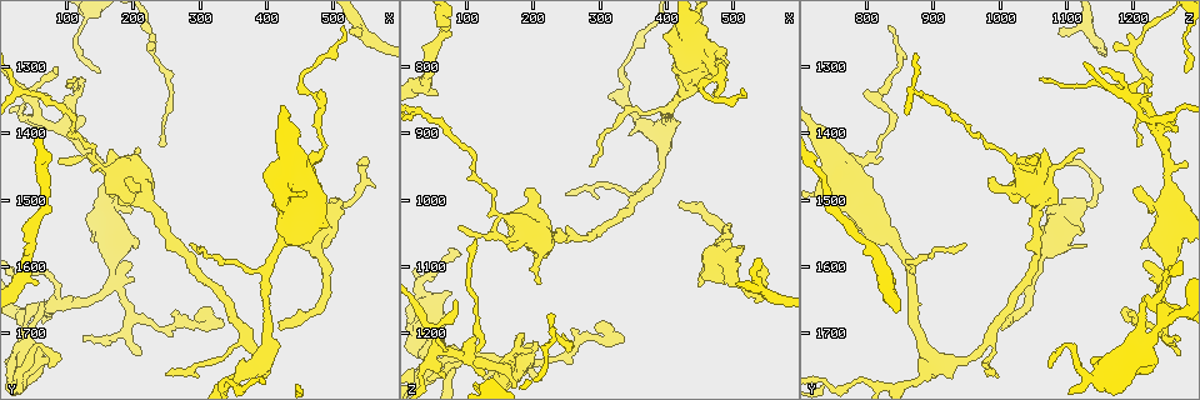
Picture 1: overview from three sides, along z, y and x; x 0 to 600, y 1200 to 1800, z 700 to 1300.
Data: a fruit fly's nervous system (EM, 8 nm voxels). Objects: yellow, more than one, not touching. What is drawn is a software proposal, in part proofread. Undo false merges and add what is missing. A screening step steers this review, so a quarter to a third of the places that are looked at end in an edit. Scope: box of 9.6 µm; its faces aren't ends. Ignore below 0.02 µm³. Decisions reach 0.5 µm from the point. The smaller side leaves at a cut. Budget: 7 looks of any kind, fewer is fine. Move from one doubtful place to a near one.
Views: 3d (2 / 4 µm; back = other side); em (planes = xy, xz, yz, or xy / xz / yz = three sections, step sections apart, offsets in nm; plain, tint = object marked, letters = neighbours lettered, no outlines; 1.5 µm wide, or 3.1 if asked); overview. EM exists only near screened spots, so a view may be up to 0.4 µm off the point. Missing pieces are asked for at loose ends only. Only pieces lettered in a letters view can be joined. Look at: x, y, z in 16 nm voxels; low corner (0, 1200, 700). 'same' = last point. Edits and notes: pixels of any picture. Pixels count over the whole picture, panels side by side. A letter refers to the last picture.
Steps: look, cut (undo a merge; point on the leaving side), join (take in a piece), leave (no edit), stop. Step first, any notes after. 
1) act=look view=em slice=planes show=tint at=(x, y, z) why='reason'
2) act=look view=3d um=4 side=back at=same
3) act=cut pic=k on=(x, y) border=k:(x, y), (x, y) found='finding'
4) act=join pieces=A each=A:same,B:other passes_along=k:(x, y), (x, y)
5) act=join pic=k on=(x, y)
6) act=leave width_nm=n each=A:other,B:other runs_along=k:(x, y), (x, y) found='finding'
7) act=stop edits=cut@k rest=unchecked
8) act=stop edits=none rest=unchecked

act=look view=3d um=4 at=(250, 1765, 990) why='free end'

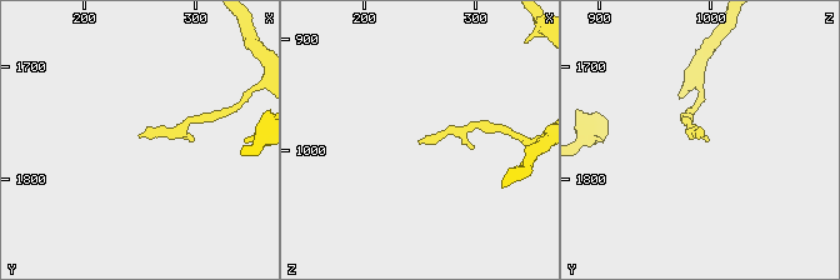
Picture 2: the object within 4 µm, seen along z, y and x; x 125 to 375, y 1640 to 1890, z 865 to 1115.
act=look view=em slice=xz step=4 show=letters at=(252, 1764, 994)

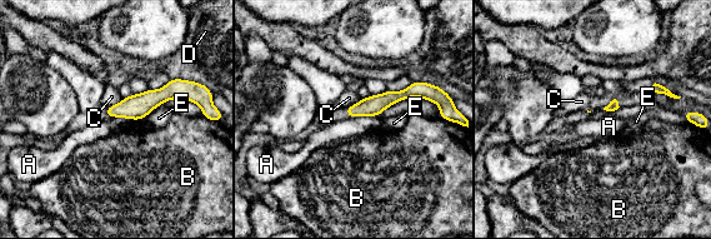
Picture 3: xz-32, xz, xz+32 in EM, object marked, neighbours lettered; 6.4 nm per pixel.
act=leave width_nm=70 longest_contact=A:190nm each=A:other,B:other,C:other,D:other,E:other found='no lettered piece goes on from it'

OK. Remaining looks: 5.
act=look view=3d um=4 at=(400, 1605, 865) why='three arms meet'

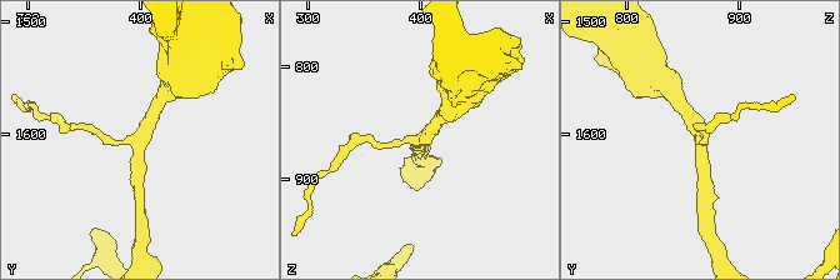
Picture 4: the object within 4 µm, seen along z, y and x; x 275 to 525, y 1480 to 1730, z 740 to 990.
act=look view=em slice=planes show=tint at=(400, 1606, 866) arms=3

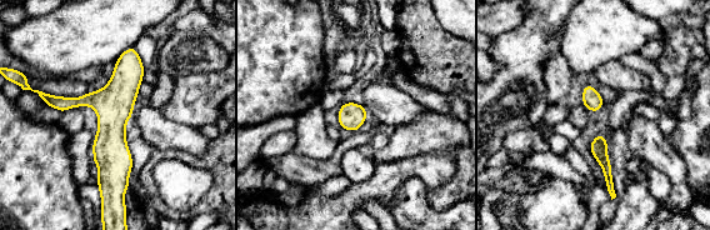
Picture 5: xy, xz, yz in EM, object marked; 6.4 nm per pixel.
act=look view=em slice=planes show=letters at=same why='see the neighbours'

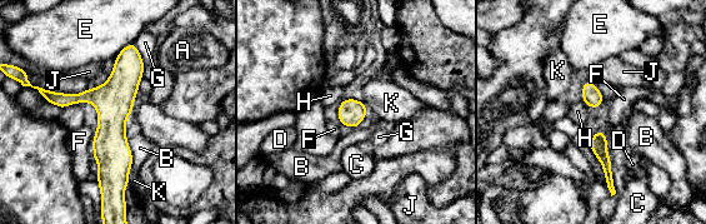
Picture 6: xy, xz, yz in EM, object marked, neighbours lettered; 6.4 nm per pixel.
act=leave each=A:other,B:other,C:other,D:other,E:other,F:other,G:other,H:other,J:other,K:other found='all the same cell'

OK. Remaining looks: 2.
act=look view=3d um=4 at=(510, 1500, 1075) why='thick end'

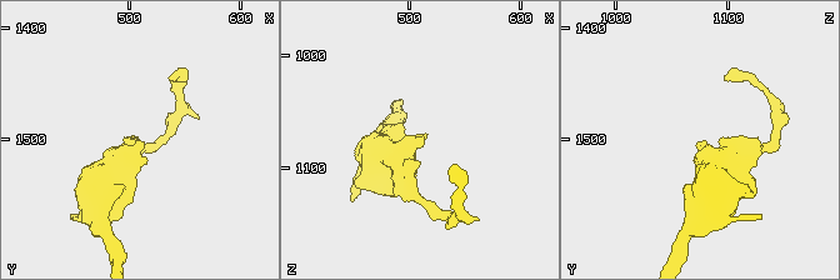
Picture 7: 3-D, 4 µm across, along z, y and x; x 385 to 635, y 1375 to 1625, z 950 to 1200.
act=look view=em slice=planes show=letters at=(512, 1500, 1072) why='now the EM'

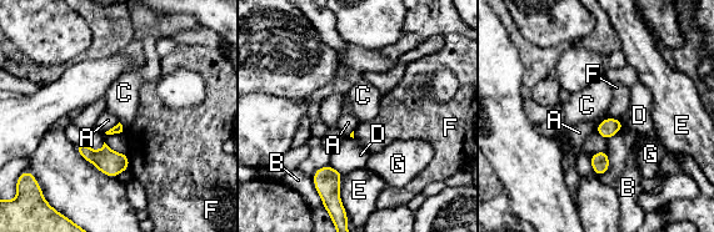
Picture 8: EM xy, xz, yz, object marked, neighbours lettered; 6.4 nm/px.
act=leave each=A:other,B:other,C:other,D:other,E:other,F:other,G:other border=8:(119, 121), (123, 131) found='none of them fits'

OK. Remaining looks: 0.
act=stop edits=none rest=unchecked

